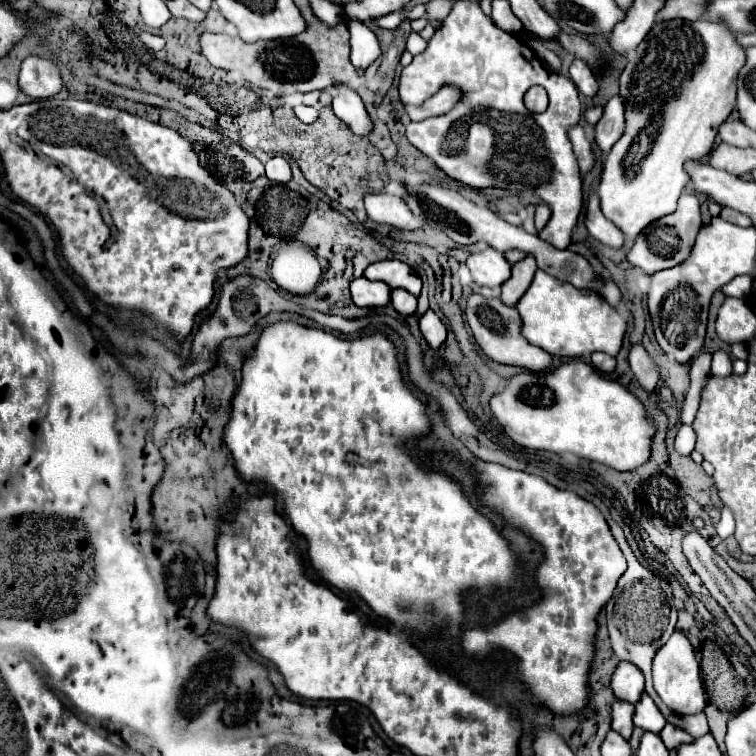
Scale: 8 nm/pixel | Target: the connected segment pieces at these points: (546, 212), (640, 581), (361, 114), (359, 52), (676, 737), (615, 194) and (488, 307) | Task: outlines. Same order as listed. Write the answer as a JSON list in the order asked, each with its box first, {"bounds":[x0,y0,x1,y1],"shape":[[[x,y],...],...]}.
[{"bounds":[535,203,551,231],"shape":[[[545,203],[537,205],[537,211],[535,211],[535,227],[537,227],[537,231],[541,231],[547,225],[549,217],[551,217],[551,209]]]},{"bounds":[605,519,677,701],"shape":[[[613,519],[609,521],[609,525],[611,525],[611,531],[613,531],[625,559],[627,559],[627,571],[619,579],[619,585],[617,585],[611,601],[605,607],[611,647],[613,647],[613,653],[617,655],[617,659],[631,661],[633,665],[637,665],[641,669],[641,673],[645,675],[645,691],[647,691],[647,695],[653,701],[661,701],[659,695],[653,689],[653,683],[651,683],[651,661],[653,661],[655,653],[659,651],[659,647],[663,647],[667,643],[667,639],[671,637],[671,633],[675,631],[677,609],[673,605],[669,583],[665,579],[659,579],[655,573],[645,569],[635,559],[635,555],[631,553],[629,545],[625,541],[623,531],[619,529],[617,523],[613,523]]]},{"bounds":[333,85,371,137],"shape":[[[335,85],[337,93],[333,95],[333,111],[335,115],[351,127],[351,131],[359,137],[365,137],[371,131],[371,119],[365,111],[361,97],[347,85]]]},{"bounds":[349,21,381,71],"shape":[[[349,21],[349,33],[351,33],[351,63],[355,65],[355,69],[365,71],[381,55],[379,41],[375,33],[359,21]]]},{"bounds":[659,723,693,751],"shape":[[[667,723],[659,735],[661,735],[661,739],[663,739],[663,743],[667,745],[669,751],[671,751],[671,749],[677,749],[677,747],[683,745],[683,743],[691,743],[691,741],[693,741],[693,737],[691,737],[689,733],[685,733],[683,729],[677,729],[677,727],[671,725],[671,723]]]},{"bounds":[597,19,745,237],"shape":[[[675,19],[675,21],[661,21],[661,23],[655,23],[653,29],[647,33],[647,37],[637,45],[635,51],[629,53],[627,57],[627,65],[621,73],[621,79],[619,79],[619,97],[623,99],[623,105],[625,105],[625,113],[627,113],[627,129],[623,131],[623,137],[613,145],[611,153],[607,155],[607,161],[605,161],[605,167],[603,167],[603,173],[601,173],[601,183],[597,187],[597,193],[601,197],[601,211],[605,213],[605,217],[609,221],[613,221],[625,235],[629,237],[637,237],[641,233],[641,229],[645,229],[651,221],[663,217],[663,215],[669,215],[675,211],[677,207],[677,199],[681,195],[681,191],[685,189],[685,185],[689,183],[687,179],[687,171],[685,171],[685,163],[687,161],[699,161],[703,159],[709,151],[711,151],[711,145],[715,141],[715,135],[717,135],[717,129],[719,125],[723,125],[723,121],[729,117],[729,113],[733,111],[735,107],[735,79],[737,79],[737,73],[739,69],[743,67],[743,61],[745,61],[745,49],[737,45],[733,33],[723,25],[723,23],[711,23],[711,21],[705,21],[705,19],[697,19],[697,21],[681,21],[681,19]]]},{"bounds":[465,293,551,371],"shape":[[[475,293],[469,295],[467,307],[465,307],[465,319],[473,331],[477,345],[489,359],[505,365],[519,365],[529,371],[545,371],[547,365],[551,363],[549,353],[525,341],[525,337],[521,335],[521,317],[517,309],[505,305],[501,299],[485,299]]]}]

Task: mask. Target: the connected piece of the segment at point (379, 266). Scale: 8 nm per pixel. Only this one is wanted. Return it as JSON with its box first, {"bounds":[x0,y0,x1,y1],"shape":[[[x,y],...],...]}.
{"bounds":[363,261,421,297],"shape":[[[377,261],[365,269],[363,277],[369,281],[383,281],[391,289],[407,289],[413,297],[419,297],[421,293],[421,279],[401,261]]]}

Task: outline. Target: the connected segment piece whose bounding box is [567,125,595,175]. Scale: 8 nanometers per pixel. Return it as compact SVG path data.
M573 125L567 133L569 133L571 145L573 145L573 153L575 153L577 161L579 161L579 171L581 171L581 175L585 175L585 173L589 173L591 167L595 165L593 145L591 145L591 141L585 137L581 125Z

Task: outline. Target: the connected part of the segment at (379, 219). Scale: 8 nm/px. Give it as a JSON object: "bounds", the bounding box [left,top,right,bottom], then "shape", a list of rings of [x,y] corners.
{"bounds":[363,193,423,229],"shape":[[[371,193],[363,197],[367,217],[379,225],[391,225],[395,229],[419,229],[423,225],[403,199],[387,193]]]}

